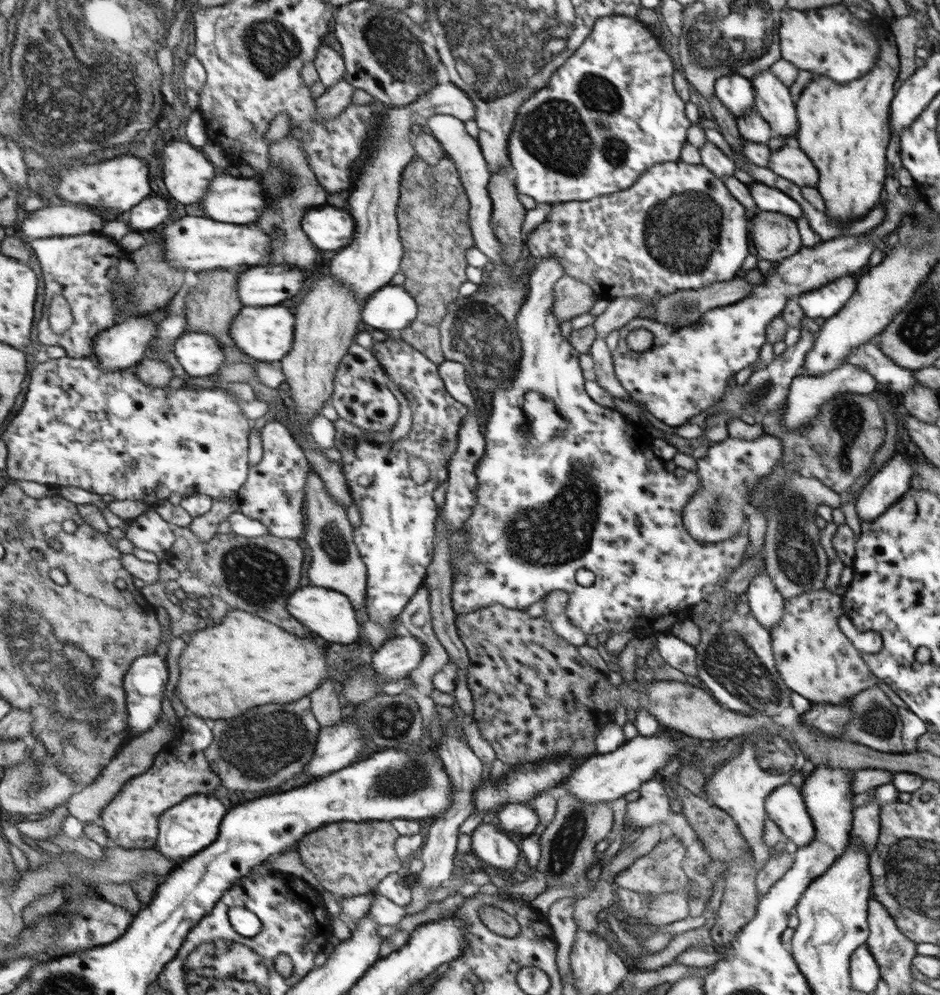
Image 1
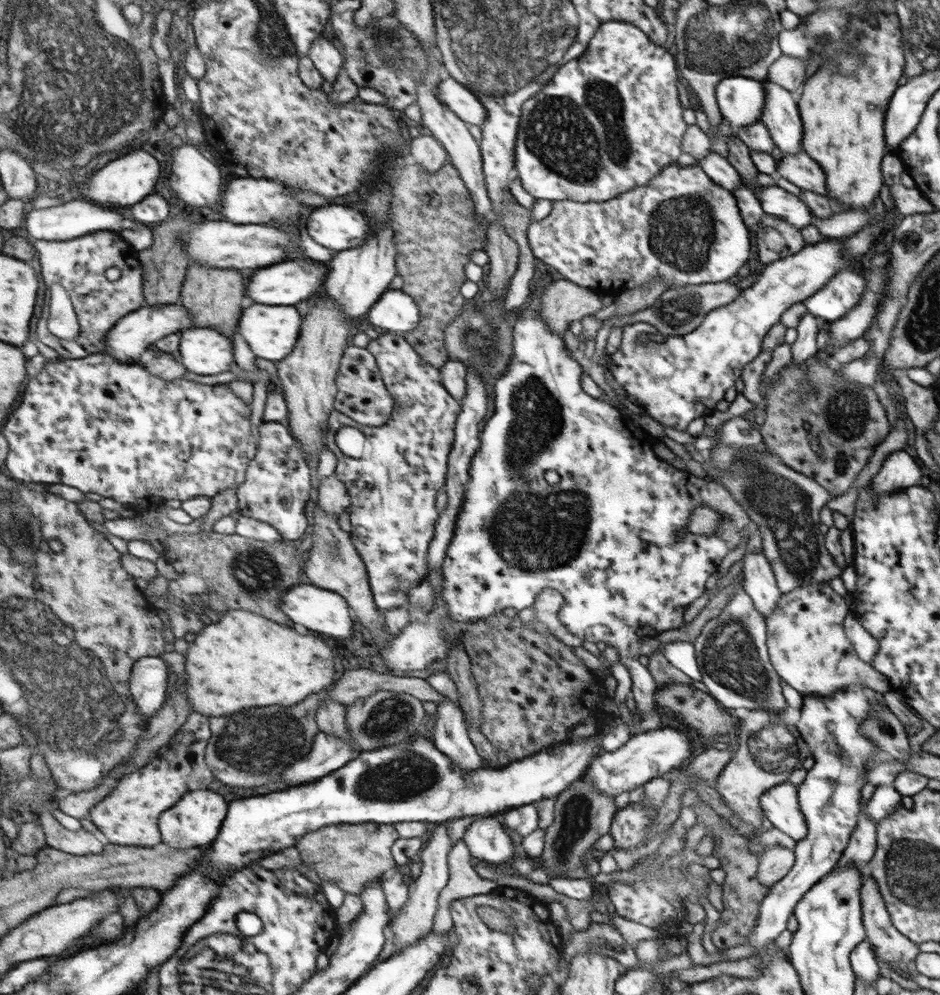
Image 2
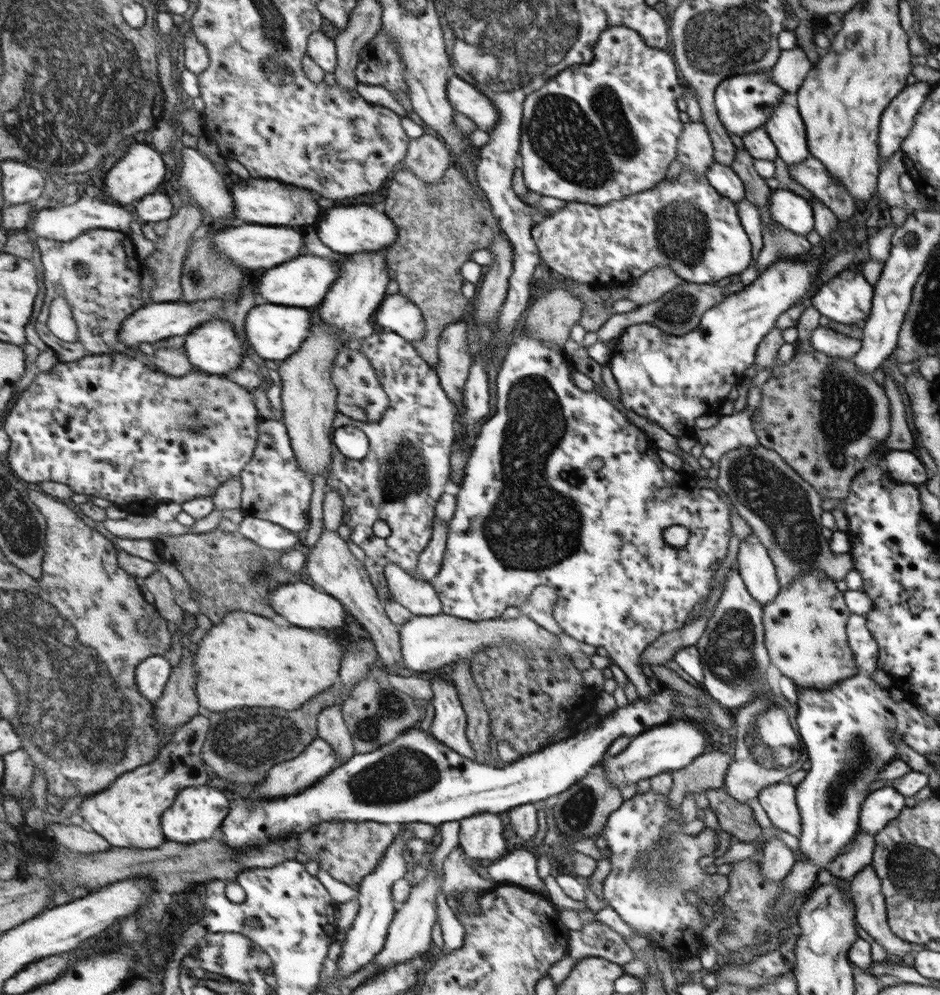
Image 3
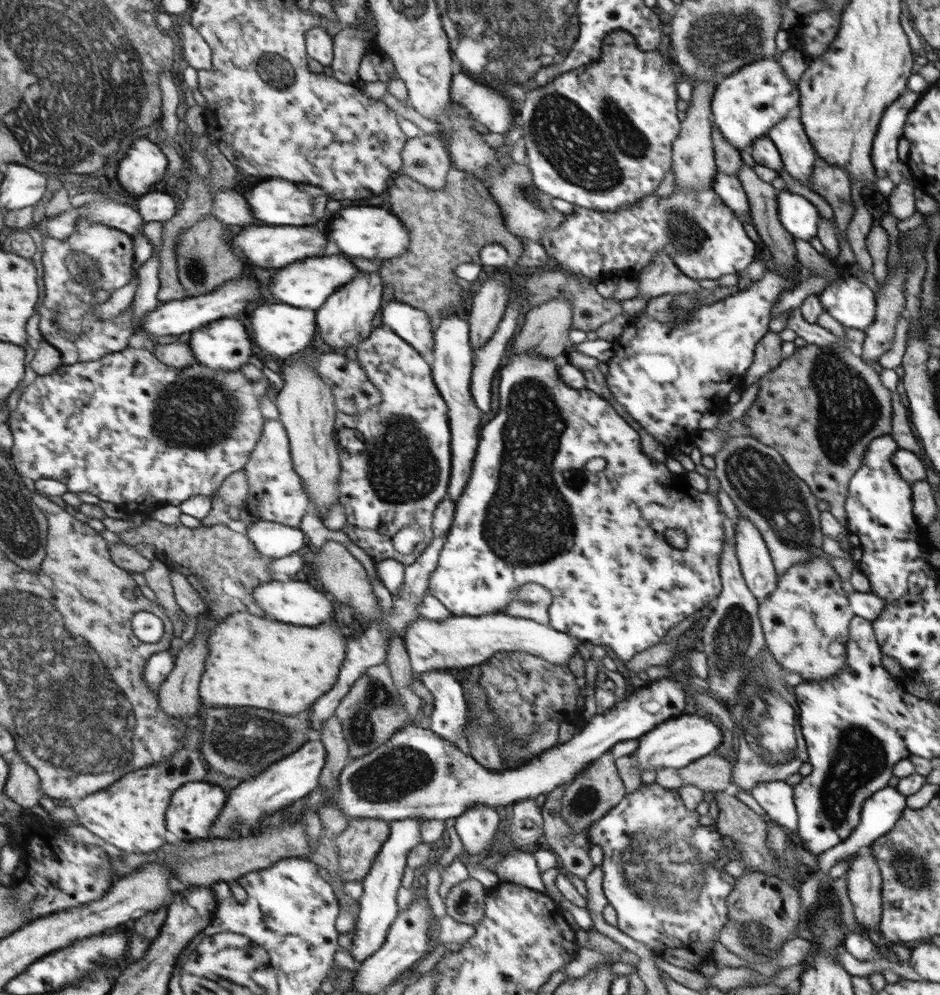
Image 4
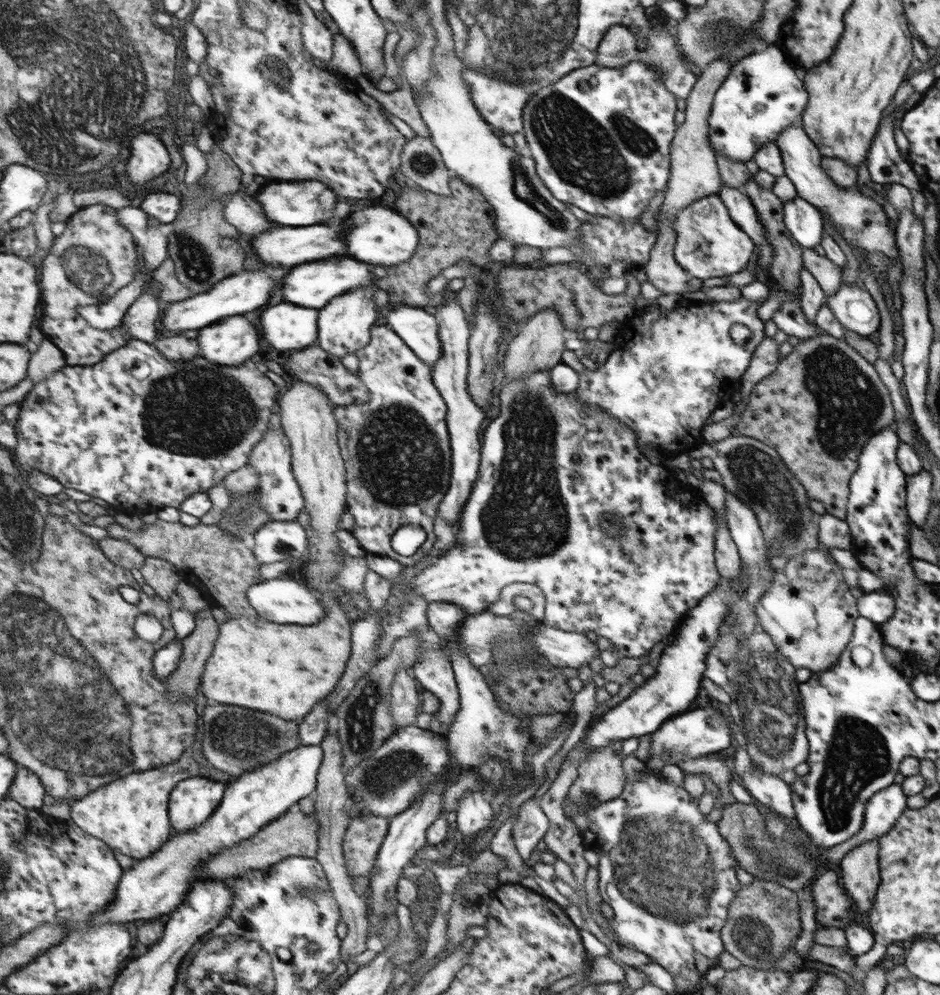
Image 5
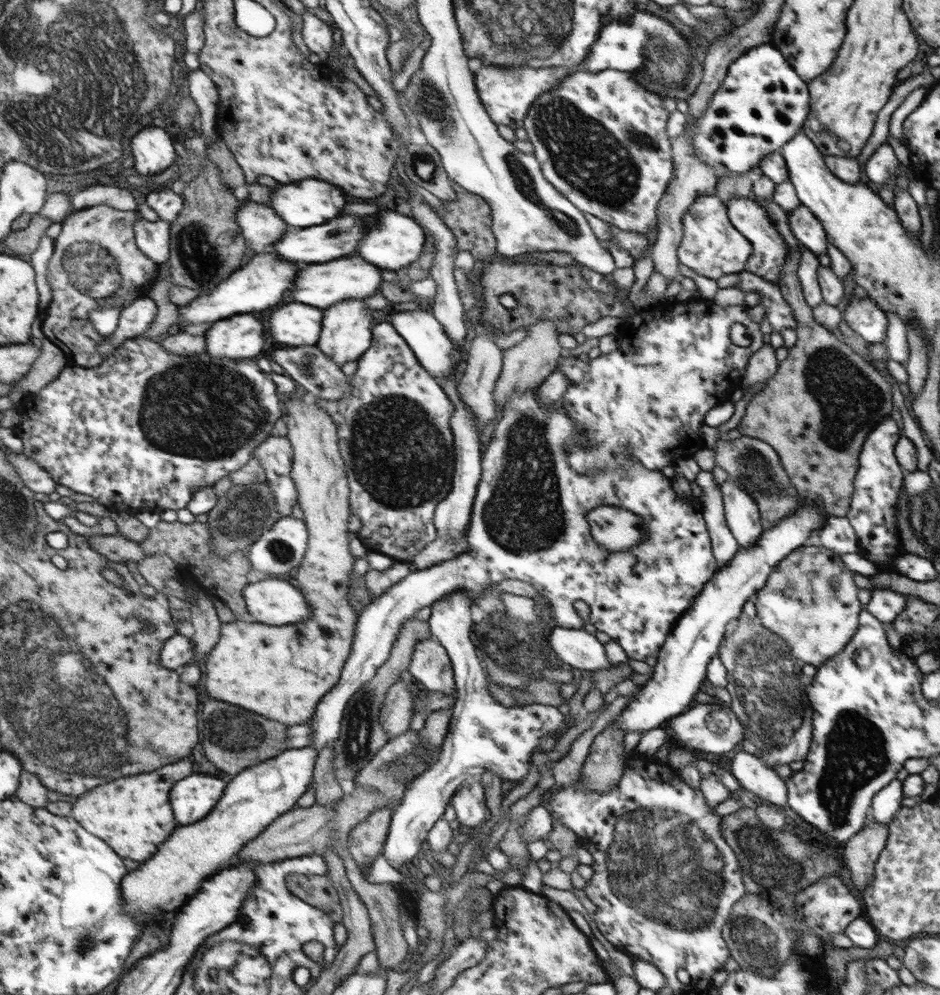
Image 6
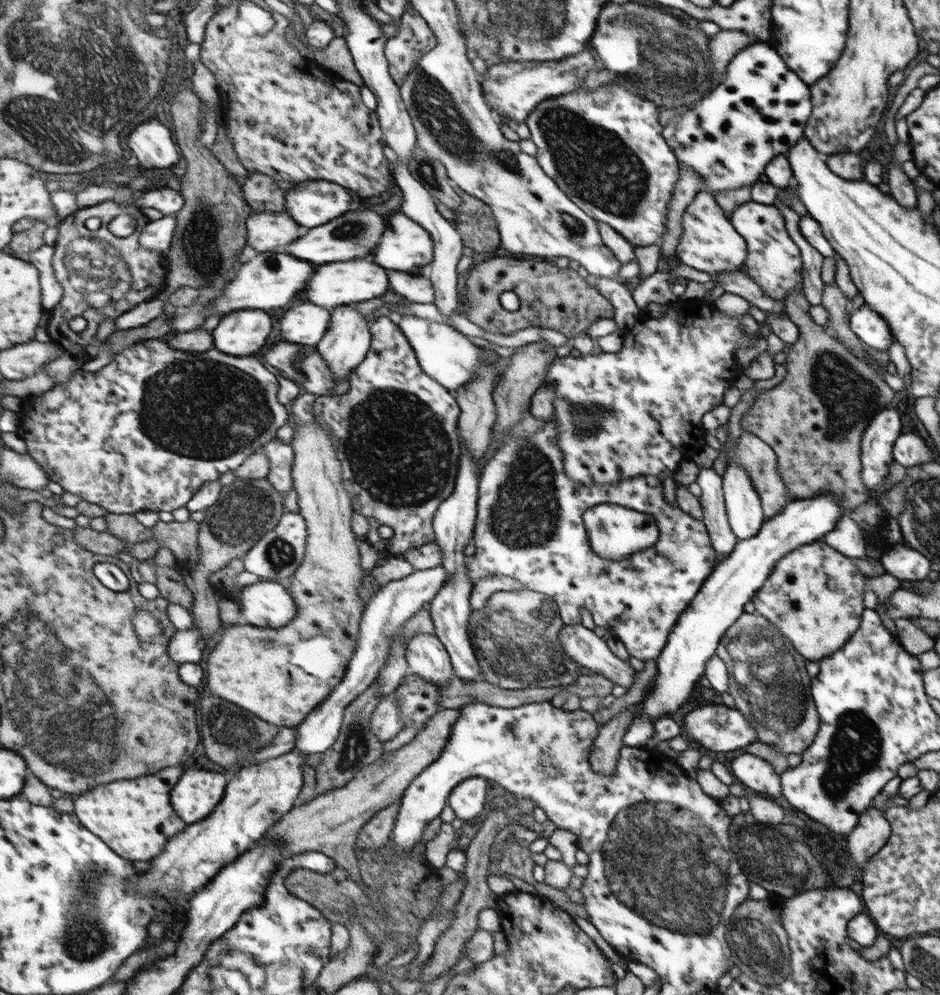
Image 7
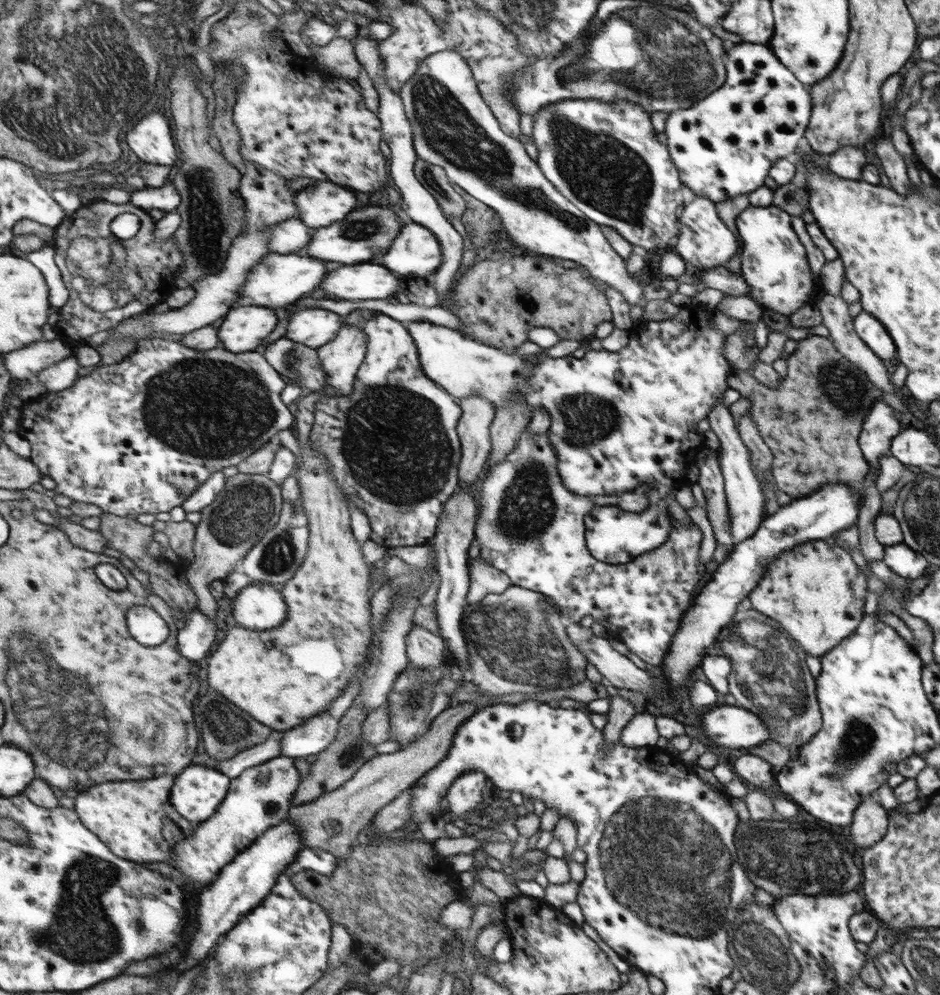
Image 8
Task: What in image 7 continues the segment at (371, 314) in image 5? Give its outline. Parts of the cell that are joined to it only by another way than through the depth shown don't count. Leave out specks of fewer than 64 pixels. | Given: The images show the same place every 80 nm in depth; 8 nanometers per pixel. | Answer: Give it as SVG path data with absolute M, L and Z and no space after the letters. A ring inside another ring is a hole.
M344 305L332 312L332 327L324 340L317 346L321 354L330 362L332 369L339 378L345 379L350 376L366 361L370 350L373 348L372 328L364 314L356 311L356 306Z

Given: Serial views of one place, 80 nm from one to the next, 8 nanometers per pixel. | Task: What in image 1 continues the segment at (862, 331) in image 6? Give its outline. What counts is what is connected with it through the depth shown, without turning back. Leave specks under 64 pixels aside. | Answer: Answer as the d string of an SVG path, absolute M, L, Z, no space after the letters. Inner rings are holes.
M841 276L824 287L804 293L798 297L804 316L828 319L838 315L854 295L857 280L854 276Z

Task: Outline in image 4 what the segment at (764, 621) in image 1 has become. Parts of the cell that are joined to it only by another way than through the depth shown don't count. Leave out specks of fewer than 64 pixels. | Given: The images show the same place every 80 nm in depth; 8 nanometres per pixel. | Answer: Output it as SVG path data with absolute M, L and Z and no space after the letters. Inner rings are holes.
M739 512L735 527L735 553L741 574L750 592L759 600L766 600L776 590L778 576L772 557L761 532L755 524Z

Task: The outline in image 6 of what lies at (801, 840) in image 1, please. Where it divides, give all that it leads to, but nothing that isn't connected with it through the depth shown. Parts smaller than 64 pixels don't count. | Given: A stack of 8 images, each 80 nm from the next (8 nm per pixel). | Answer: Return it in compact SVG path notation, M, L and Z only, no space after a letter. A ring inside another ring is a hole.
M741 751L730 764L730 774L738 779L741 787L754 793L763 802L768 801L780 809L788 806L788 789L785 780L768 768L761 758Z

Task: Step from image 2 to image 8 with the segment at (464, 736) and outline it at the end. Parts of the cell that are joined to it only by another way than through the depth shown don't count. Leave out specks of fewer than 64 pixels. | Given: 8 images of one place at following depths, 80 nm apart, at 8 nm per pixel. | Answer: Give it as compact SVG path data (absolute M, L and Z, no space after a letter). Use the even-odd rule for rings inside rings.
M422 625L413 627L407 638L409 657L419 667L439 667L448 659L445 640Z

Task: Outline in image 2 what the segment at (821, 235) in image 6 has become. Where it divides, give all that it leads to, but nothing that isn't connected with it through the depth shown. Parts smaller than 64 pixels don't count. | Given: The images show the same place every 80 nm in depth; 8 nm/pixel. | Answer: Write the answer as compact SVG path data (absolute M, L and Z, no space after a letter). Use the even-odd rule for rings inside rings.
M776 185L762 186L758 200L765 213L778 216L798 229L802 229L814 221L811 210L801 197Z

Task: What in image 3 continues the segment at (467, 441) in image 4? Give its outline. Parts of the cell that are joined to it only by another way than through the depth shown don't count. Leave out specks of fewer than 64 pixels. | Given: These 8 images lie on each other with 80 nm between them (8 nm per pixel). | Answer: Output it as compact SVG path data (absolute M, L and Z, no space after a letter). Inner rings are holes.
M456 322L442 332L441 352L442 360L437 366L442 379L442 388L461 415L465 409L464 387L474 358L468 354L469 340L466 332L468 325L465 322Z

